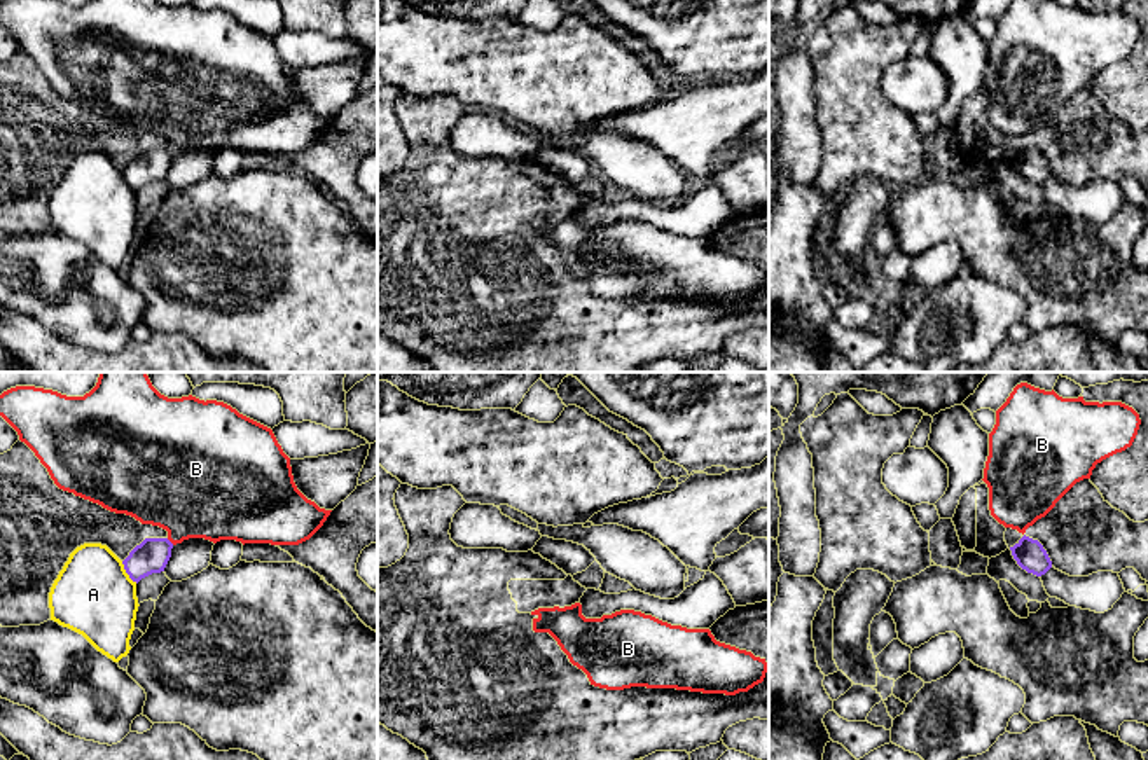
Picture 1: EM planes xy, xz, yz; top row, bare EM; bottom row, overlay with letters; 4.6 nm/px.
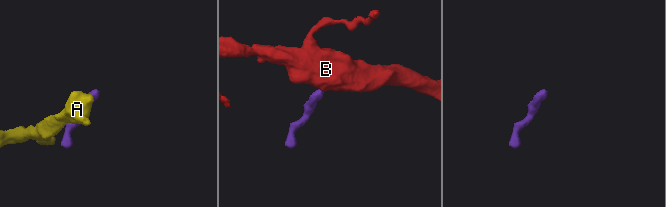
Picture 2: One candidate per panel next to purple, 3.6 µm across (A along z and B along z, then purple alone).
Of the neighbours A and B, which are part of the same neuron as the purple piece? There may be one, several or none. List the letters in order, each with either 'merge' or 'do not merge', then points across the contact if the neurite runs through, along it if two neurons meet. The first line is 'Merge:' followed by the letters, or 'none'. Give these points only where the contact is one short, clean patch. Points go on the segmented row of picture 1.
Merge: B
A: do not merge
B: merge; way xy (151, 556), (168, 540), (182, 523), (191, 491)

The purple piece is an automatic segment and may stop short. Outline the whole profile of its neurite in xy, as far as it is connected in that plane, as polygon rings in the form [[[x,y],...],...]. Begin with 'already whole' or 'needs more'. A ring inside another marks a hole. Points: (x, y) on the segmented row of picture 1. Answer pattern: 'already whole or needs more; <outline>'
needs more; [[[100,372],[96,386],[84,397],[16,386],[0,395],[0,416],[35,453],[59,489],[168,531],[166,538],[145,538],[122,561],[126,573],[136,584],[164,571],[171,549],[183,540],[299,545],[309,540],[332,512],[320,508],[297,489],[290,458],[271,428],[224,402],[204,402],[192,395],[168,398],[152,386],[147,372]]]

